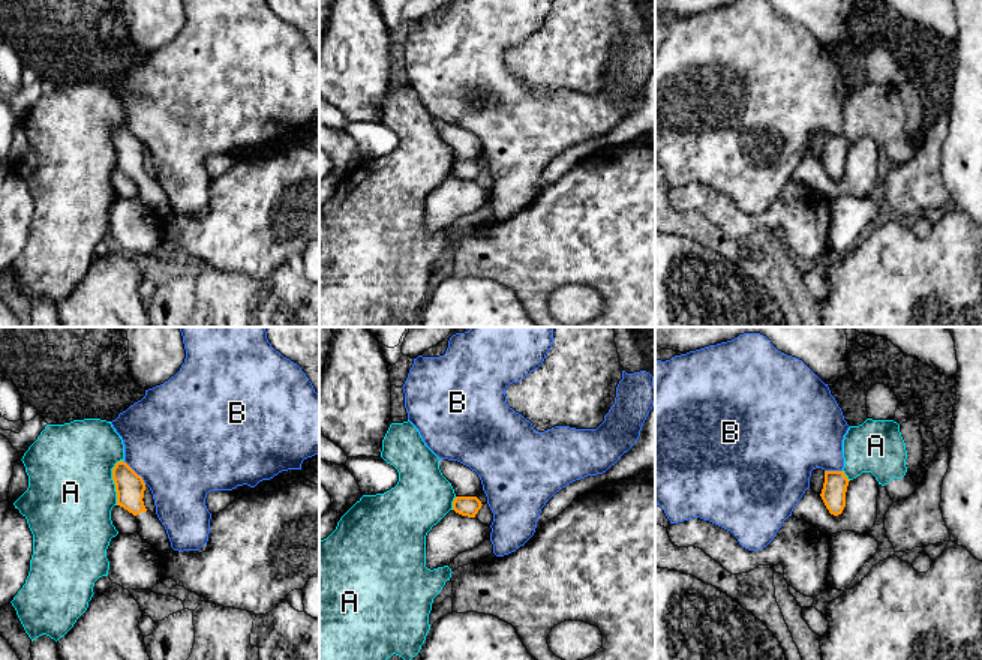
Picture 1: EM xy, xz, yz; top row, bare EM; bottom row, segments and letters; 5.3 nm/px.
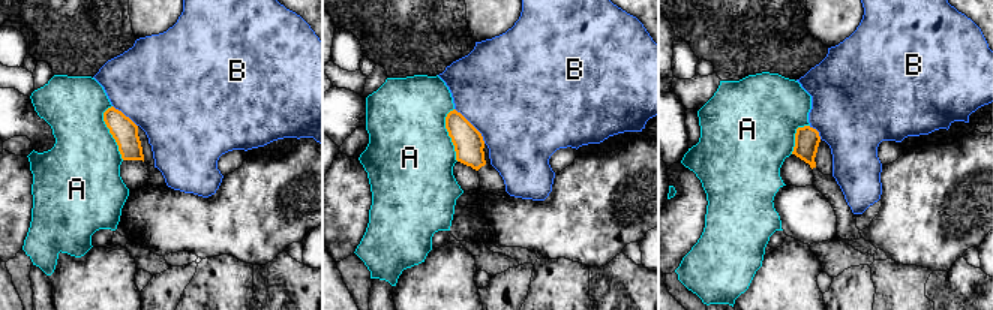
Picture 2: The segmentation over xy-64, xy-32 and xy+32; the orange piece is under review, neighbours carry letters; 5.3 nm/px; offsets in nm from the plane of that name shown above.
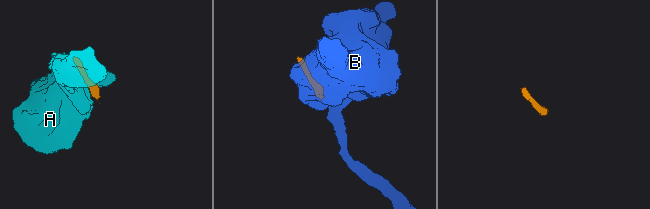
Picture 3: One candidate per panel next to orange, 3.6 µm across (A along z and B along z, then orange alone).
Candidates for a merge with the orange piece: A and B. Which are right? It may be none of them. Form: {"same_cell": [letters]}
{"same_cell": []}

